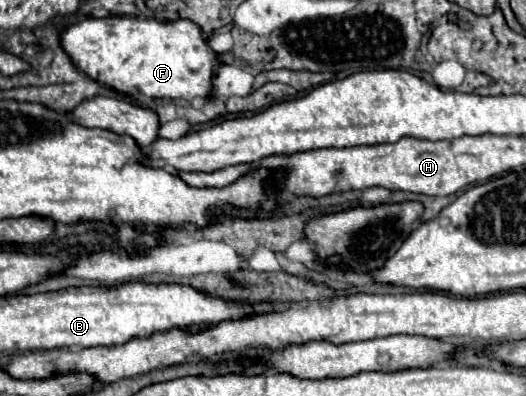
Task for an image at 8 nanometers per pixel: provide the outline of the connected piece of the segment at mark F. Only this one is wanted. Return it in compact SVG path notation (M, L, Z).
M144 16L87 17L62 32L62 46L76 68L80 68L84 74L130 96L140 92L148 98L172 98L186 102L198 96L206 98L208 92L212 92L212 78L216 74L216 68L222 64L218 54L202 36L200 26L190 20L159 21Z

